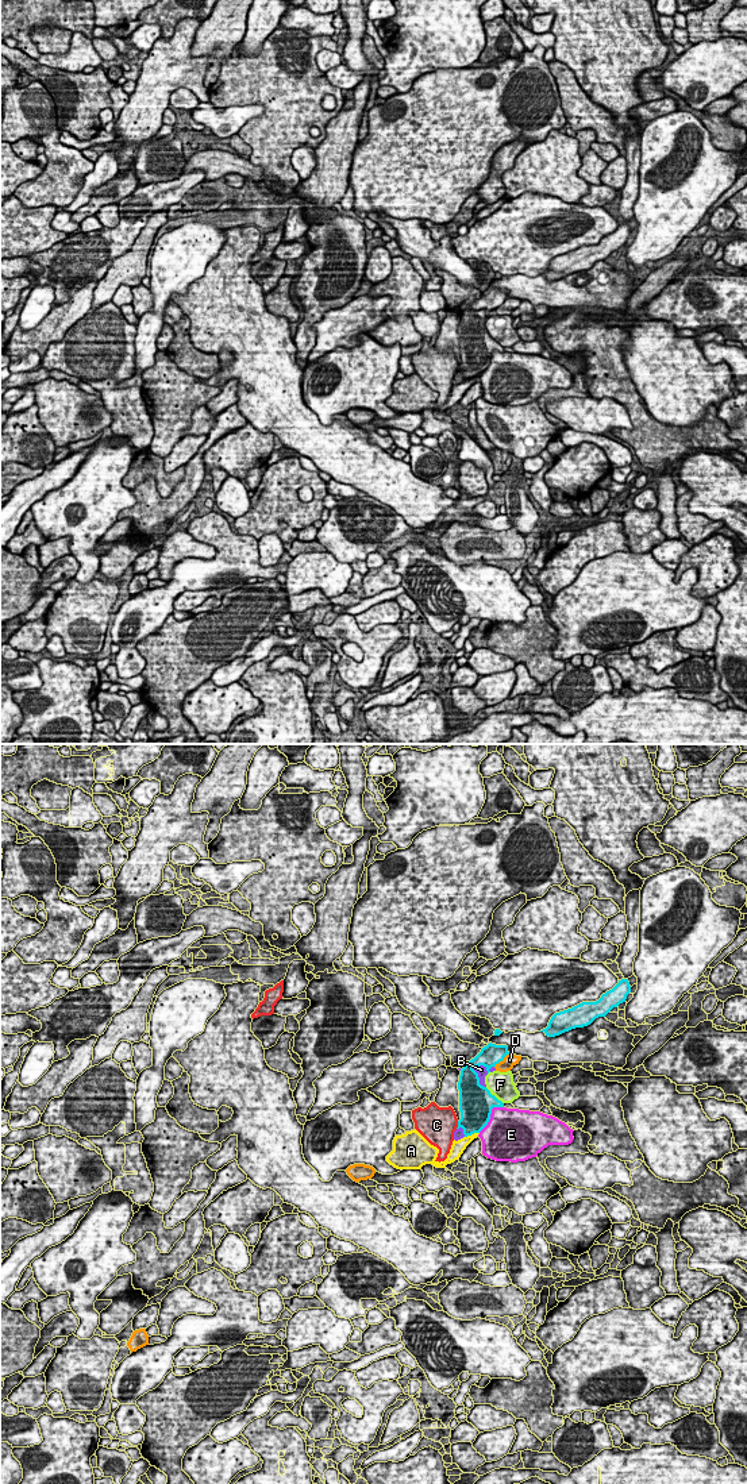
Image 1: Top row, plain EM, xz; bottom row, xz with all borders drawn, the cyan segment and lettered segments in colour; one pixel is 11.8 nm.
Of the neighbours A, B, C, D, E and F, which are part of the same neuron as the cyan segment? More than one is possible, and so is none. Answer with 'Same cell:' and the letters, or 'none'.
Same cell: none

